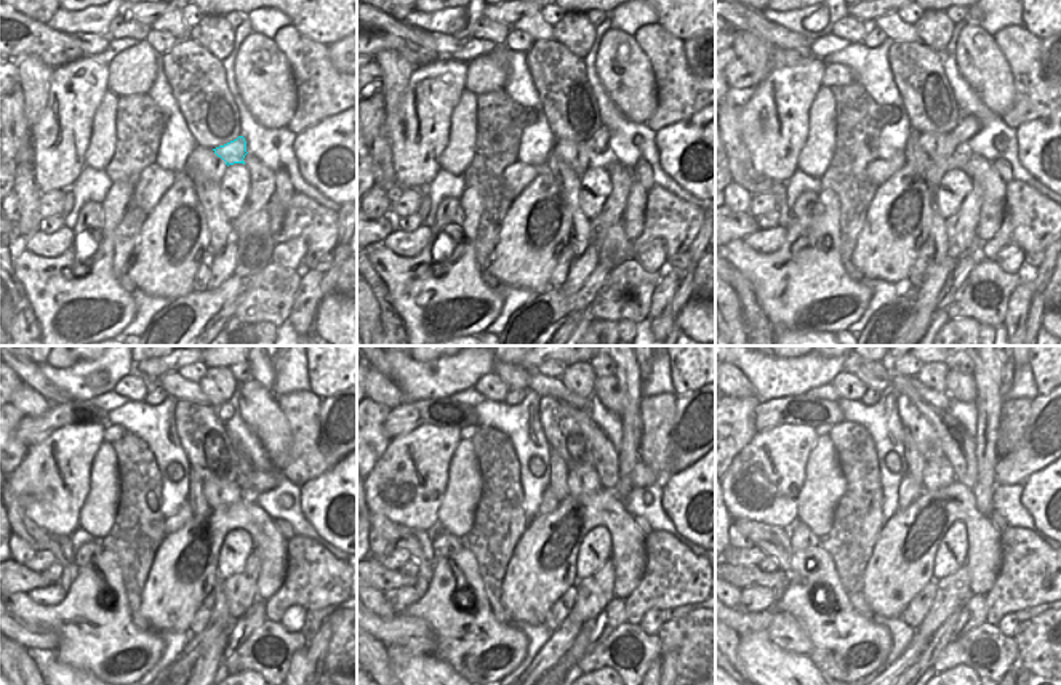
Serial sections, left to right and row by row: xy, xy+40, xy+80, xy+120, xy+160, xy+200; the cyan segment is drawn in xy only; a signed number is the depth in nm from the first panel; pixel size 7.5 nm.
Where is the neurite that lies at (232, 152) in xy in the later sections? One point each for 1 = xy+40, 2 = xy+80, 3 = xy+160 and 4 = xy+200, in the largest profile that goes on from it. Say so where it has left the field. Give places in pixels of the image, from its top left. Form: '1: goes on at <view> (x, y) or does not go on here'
1: goes on at xy+40 (599, 141)
2: goes on at xy+80 (967, 125)
3: goes on at xy+160 (642, 476)
4: goes on at xy+200 (1040, 445)

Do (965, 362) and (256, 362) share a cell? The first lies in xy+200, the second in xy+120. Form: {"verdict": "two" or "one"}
{"verdict": "two"}

